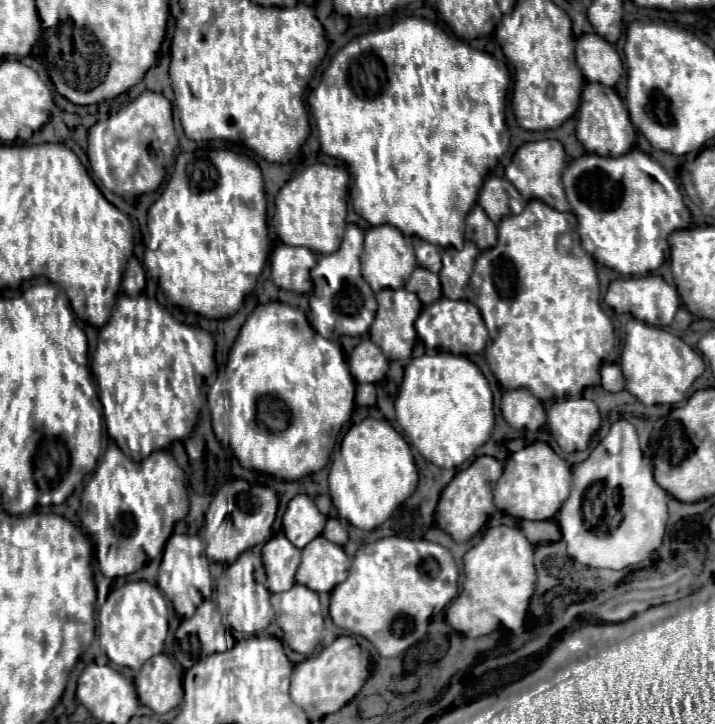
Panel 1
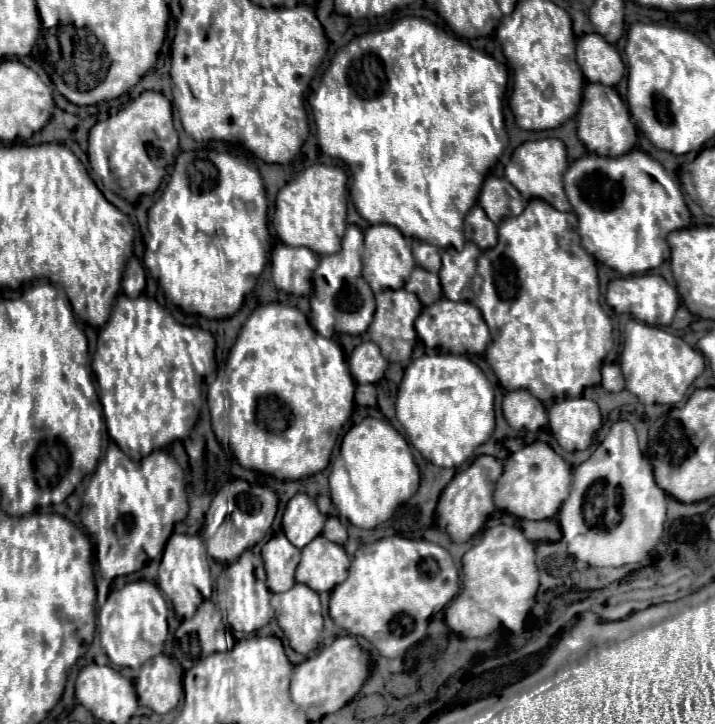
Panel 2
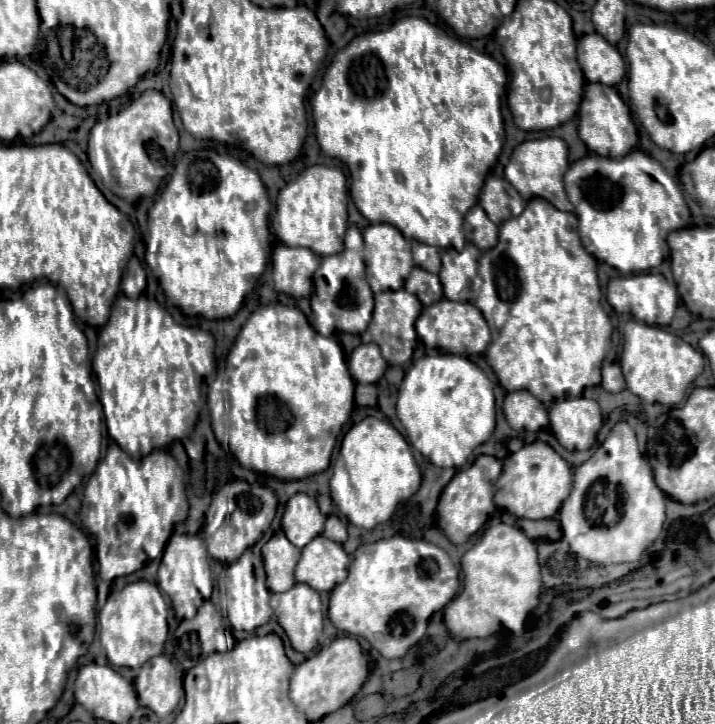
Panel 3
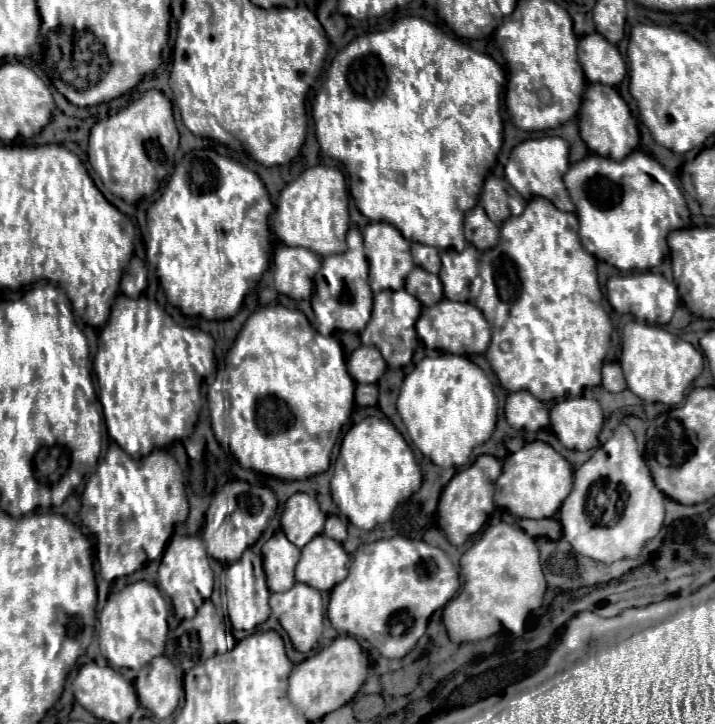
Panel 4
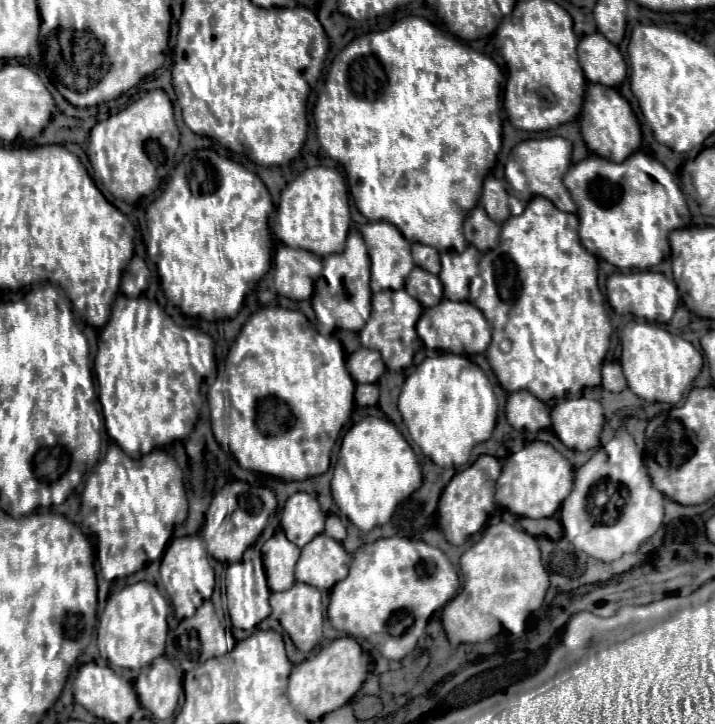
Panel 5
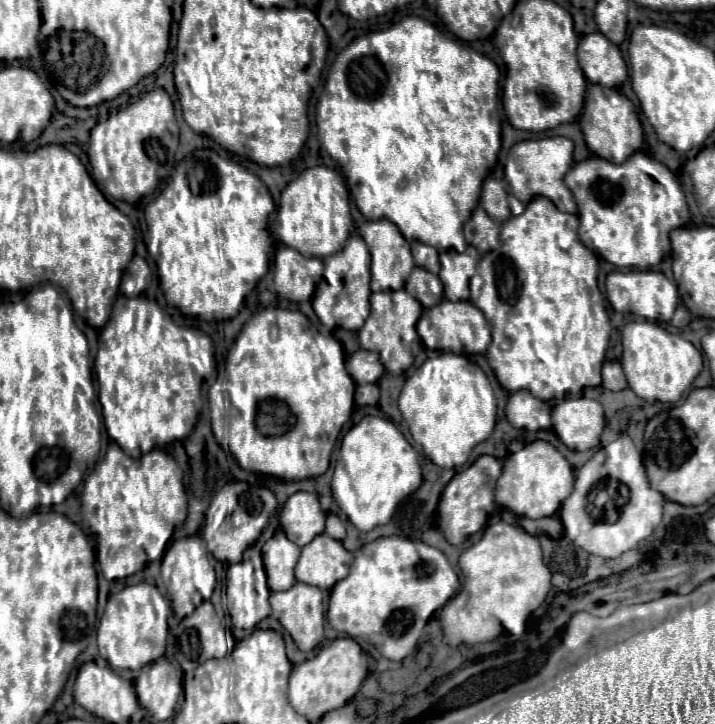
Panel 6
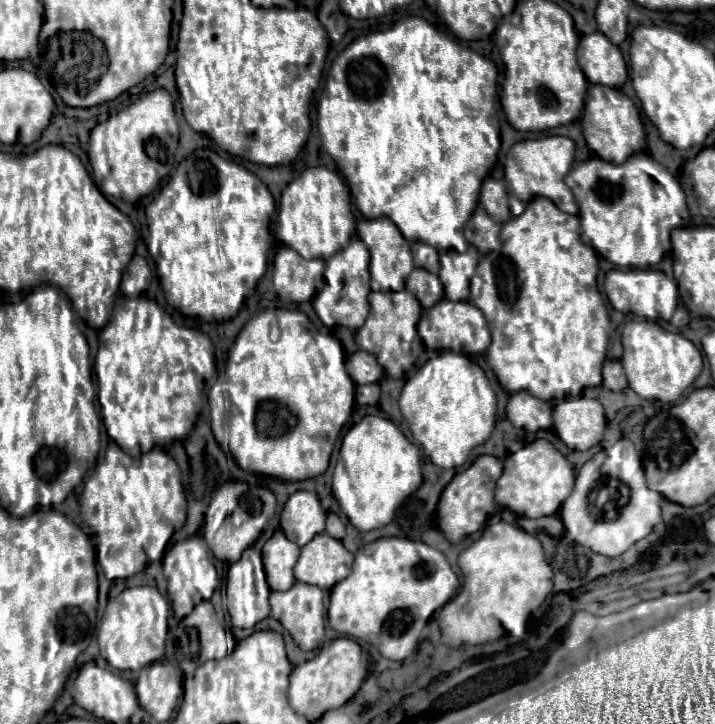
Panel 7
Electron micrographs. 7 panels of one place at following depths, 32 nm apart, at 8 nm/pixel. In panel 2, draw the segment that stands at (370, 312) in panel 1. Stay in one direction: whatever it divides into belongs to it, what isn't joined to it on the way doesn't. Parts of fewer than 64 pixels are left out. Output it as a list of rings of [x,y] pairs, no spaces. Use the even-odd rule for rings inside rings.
[[[348,226],[344,234],[342,250],[332,256],[322,256],[318,268],[314,270],[314,294],[310,298],[314,328],[332,338],[336,334],[354,334],[360,336],[368,330],[374,316],[374,294],[368,288],[368,282],[362,278],[362,260],[360,252],[364,250],[364,236],[358,226]]]

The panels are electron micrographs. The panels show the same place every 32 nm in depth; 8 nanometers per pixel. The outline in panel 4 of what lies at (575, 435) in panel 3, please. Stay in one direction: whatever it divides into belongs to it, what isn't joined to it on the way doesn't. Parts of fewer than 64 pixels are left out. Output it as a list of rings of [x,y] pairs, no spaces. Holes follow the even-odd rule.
[[[580,396],[559,401],[550,410],[550,420],[554,434],[566,448],[590,450],[598,446],[604,414],[596,400]]]

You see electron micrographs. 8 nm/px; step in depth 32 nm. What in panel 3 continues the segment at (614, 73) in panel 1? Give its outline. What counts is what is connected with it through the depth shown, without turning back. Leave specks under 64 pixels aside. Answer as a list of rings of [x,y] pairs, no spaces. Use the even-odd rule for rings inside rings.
[[[588,34],[578,40],[578,64],[588,82],[606,86],[618,84],[626,74],[626,64],[616,50],[600,34]]]

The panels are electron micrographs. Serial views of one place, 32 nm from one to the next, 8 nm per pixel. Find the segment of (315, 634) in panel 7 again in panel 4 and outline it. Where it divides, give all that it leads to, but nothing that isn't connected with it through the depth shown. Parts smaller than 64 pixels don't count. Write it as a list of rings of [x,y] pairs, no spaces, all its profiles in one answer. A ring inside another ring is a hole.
[[[296,582],[288,592],[272,594],[270,608],[296,650],[310,652],[316,646],[324,618],[320,592],[316,588]]]

